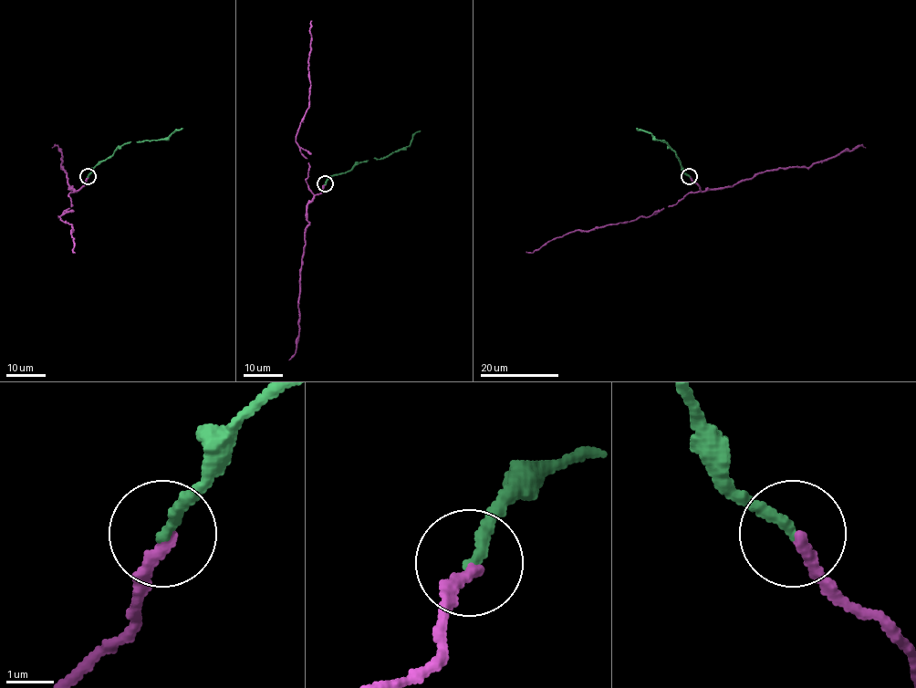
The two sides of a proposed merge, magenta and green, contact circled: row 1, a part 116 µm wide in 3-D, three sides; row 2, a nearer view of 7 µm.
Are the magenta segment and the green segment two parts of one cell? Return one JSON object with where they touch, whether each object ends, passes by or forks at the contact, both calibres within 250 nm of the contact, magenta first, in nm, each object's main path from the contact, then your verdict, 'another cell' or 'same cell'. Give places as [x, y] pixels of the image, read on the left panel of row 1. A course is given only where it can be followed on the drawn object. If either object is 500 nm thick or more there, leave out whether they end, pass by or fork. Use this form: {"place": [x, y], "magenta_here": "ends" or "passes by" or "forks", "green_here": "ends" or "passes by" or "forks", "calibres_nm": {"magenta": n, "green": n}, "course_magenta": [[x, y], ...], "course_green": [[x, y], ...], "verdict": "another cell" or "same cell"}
{"place": [88, 176], "magenta_here": "ends", "green_here": "ends", "calibres_nm": {"magenta": 280, "green": 240}, "course_magenta": [[88, 176], [83, 185], [68, 194], [71, 207], [58, 216], [71, 224], [75, 252]], "course_green": [[88, 176], [119, 147], [130, 141], [167, 138], [182, 128]], "verdict": "same cell"}

